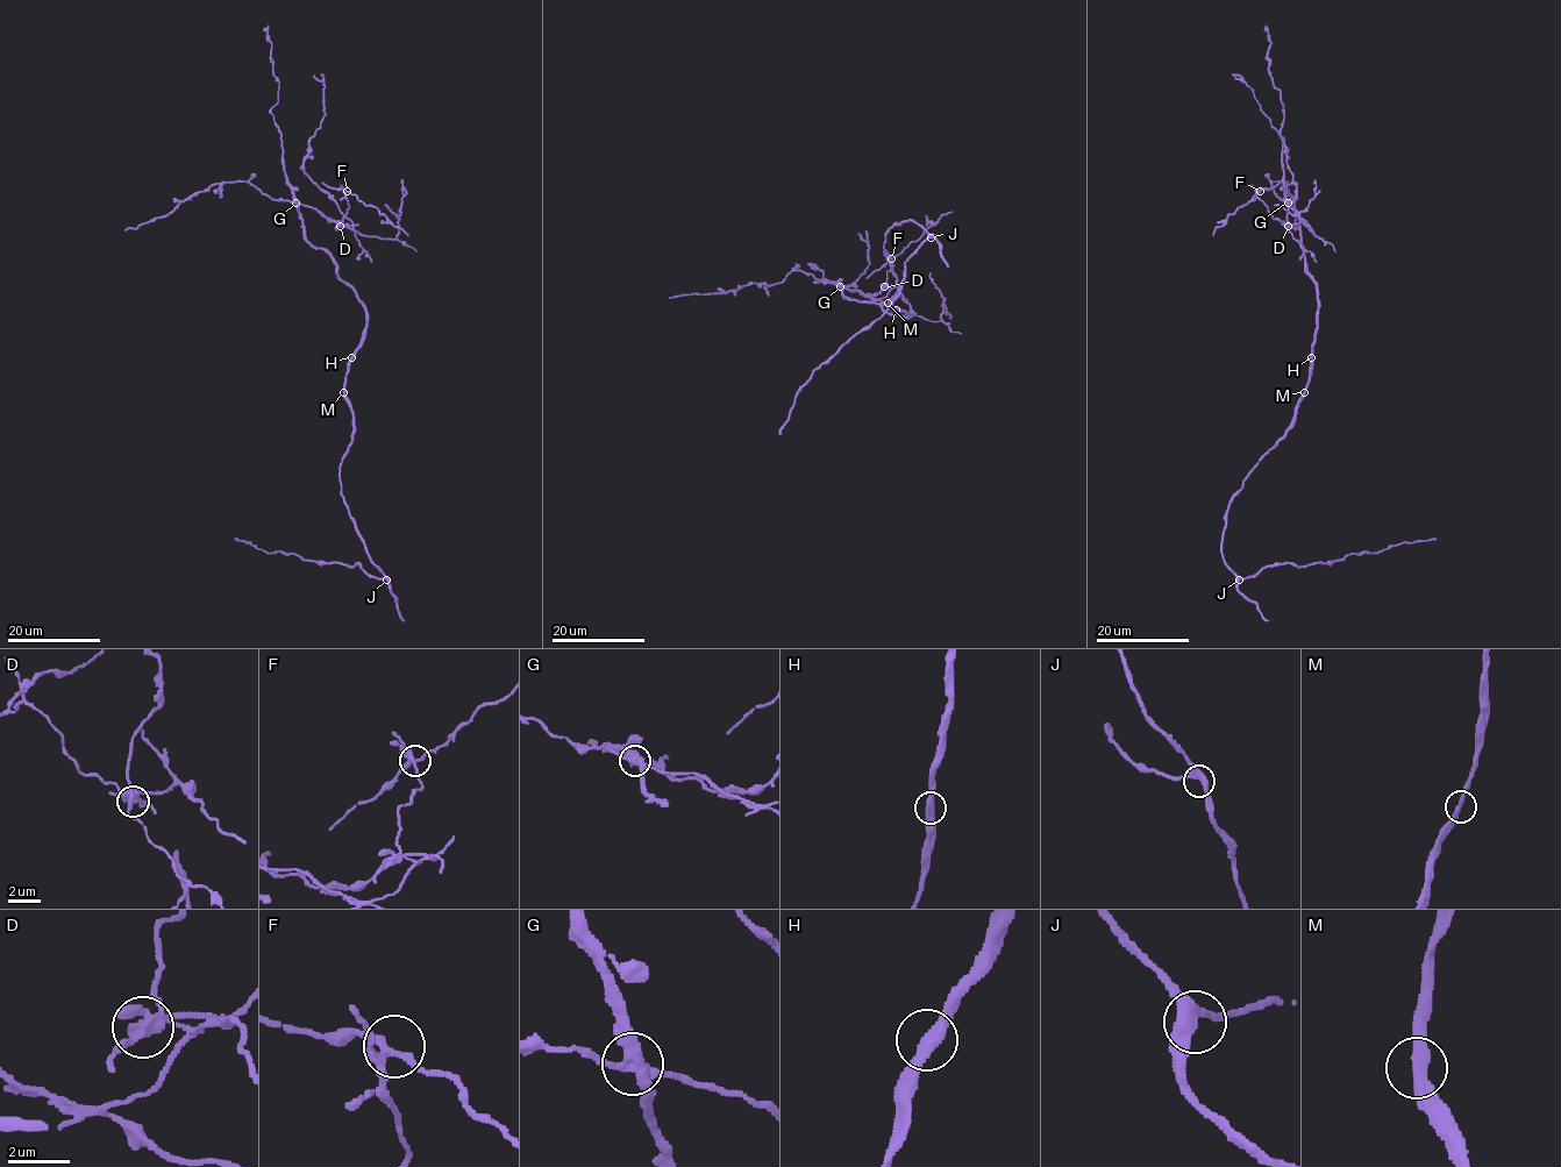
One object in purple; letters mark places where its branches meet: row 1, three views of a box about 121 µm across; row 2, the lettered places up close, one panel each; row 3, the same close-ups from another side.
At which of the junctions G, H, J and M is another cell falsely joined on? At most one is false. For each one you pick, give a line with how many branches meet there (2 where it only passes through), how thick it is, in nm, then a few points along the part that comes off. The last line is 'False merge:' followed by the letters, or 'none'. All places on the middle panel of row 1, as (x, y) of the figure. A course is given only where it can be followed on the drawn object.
G: Branches: 4. Thickness 360 nm. Course of the part to remove: (840, 286), (881, 298), (896, 286), (884, 286), (876, 293), (861, 294), (848, 286), (869, 264), (864, 230)
False merge: G

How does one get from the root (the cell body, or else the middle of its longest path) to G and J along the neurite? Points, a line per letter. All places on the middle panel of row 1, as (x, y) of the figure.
G: (889, 301), (891, 308), (911, 315), (890, 315), (879, 304), (852, 299), (840, 286)
J: (889, 301), (897, 293), (898, 285), (884, 255), (885, 234), (893, 225), (912, 220), (931, 237)

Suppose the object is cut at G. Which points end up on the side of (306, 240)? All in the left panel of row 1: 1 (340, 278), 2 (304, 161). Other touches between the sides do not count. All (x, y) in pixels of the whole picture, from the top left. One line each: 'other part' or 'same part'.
1: same part
2: other part

